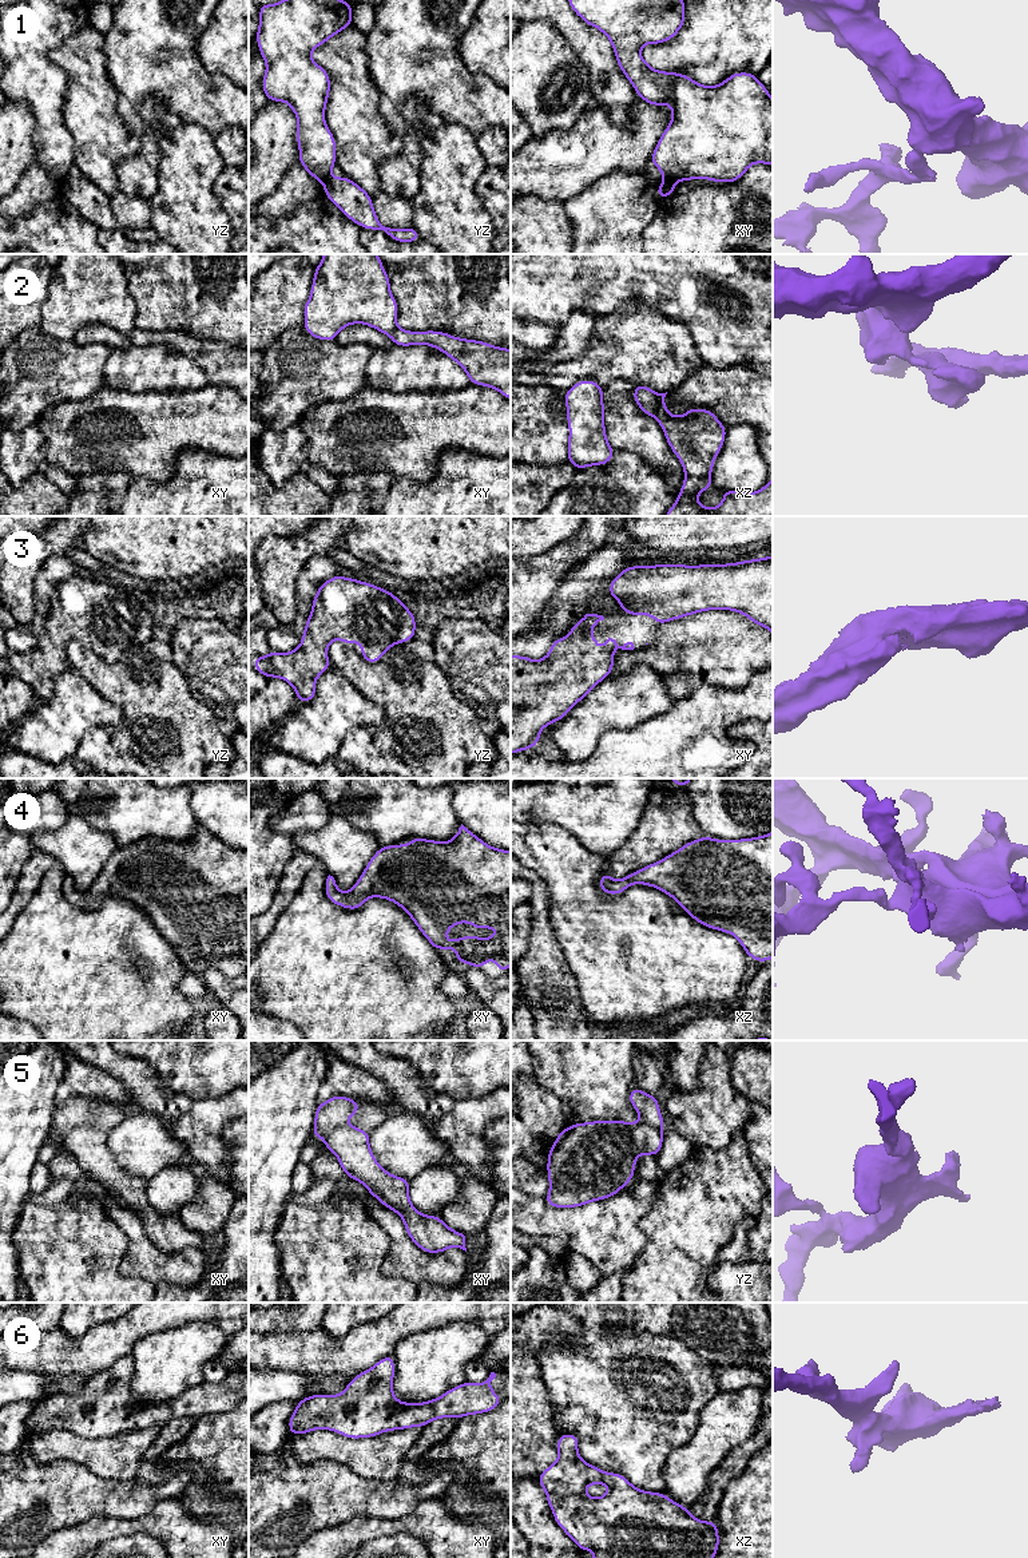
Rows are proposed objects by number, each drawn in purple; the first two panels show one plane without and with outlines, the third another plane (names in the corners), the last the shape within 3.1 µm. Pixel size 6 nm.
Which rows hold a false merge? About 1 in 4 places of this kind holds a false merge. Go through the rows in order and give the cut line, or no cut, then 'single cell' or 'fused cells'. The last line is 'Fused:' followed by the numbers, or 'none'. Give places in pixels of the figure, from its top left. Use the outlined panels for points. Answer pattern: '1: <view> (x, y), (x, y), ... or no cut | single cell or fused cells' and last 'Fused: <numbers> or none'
1: xy (665, 181), (673, 185) | fused cells
2: xz (659, 393), (657, 409), (653, 415) | fused cells
3: no cut | single cell
4: no cut | single cell
5: no cut | single cell
6: no cut | single cell
Fused: 1, 2

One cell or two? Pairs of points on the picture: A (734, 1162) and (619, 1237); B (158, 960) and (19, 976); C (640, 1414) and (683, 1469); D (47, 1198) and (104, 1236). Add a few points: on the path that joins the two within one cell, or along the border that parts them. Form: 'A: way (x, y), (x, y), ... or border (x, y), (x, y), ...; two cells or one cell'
A: border (653, 1197), (639, 1222), (645, 1248), (636, 1256); two cells
B: way (123, 942), (91, 971), (54, 971); one cell
C: border (694, 1431), (667, 1457), (663, 1483); two cells
D: border (68, 1197), (54, 1204), (26, 1202); two cells

